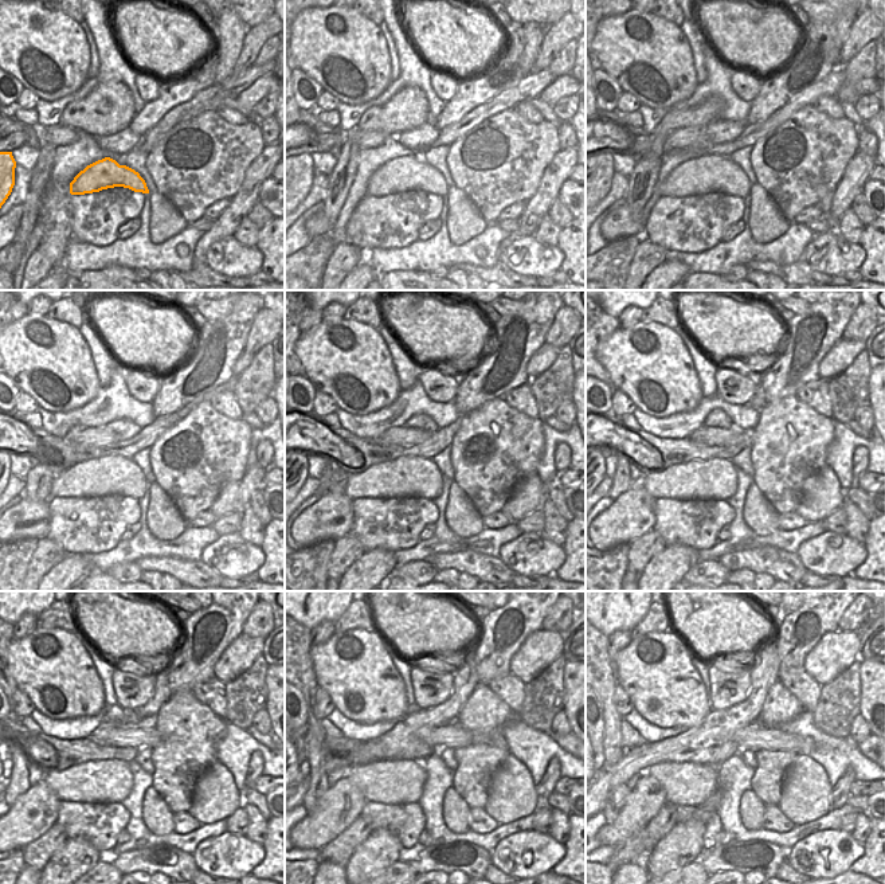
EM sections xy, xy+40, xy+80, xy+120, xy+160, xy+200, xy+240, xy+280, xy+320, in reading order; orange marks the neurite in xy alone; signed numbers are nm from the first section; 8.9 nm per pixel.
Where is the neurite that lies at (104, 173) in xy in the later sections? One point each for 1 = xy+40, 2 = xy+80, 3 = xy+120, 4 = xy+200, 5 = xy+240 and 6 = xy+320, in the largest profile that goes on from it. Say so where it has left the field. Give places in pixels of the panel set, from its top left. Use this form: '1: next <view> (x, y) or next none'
1: next xy+40 (407, 172)
2: next xy+80 (708, 173)
3: next xy+120 (113, 474)
4: next xy+200 (713, 478)
5: next xy+240 (105, 781)
6: next xy+320 (685, 783)

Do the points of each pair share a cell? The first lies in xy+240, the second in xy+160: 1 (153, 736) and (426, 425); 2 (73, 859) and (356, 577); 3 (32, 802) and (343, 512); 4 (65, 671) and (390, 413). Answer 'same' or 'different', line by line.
1: different
2: same
3: same
4: different

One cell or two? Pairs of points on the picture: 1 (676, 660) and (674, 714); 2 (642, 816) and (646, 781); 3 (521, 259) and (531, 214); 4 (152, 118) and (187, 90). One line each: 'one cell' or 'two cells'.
1: one cell
2: one cell
3: two cells
4: one cell

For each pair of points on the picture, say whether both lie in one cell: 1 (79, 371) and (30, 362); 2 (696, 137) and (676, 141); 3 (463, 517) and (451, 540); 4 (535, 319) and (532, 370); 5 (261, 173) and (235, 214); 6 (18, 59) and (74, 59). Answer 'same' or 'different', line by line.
1: same
2: same
3: different
4: different
5: same
6: same

